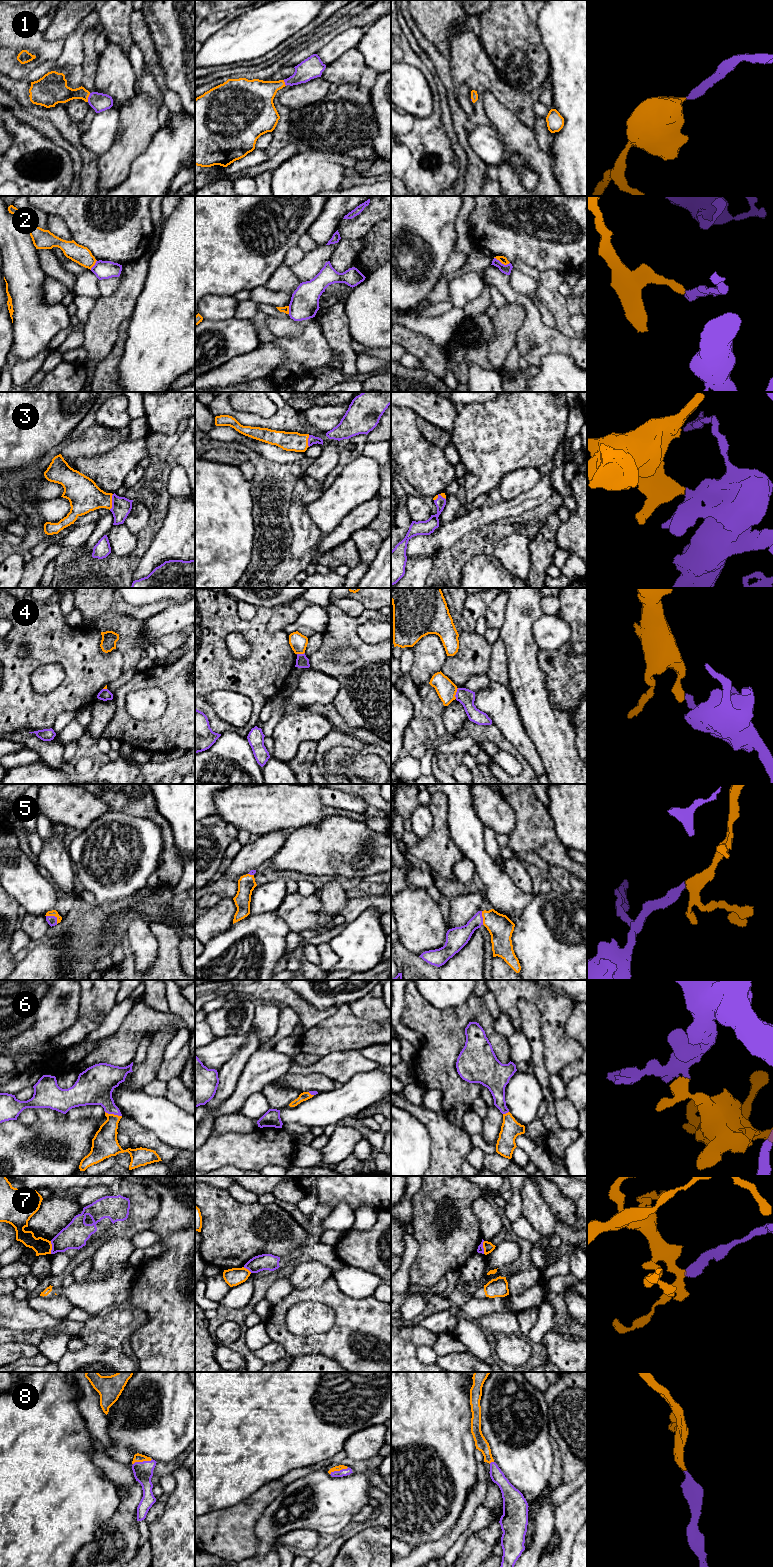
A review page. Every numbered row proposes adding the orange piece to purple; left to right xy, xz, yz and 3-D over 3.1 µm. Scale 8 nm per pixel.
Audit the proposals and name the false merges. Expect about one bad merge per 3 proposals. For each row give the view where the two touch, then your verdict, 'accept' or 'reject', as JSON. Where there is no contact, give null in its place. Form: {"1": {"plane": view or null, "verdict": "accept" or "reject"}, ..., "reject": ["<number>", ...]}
{"1": {"plane": "xy", "verdict": "accept"}, "2": {"plane": "yz", "verdict": "reject"}, "3": {"plane": "xy", "verdict": "accept"}, "4": {"plane": "yz", "verdict": "reject"}, "5": {"plane": "xy", "verdict": "accept"}, "6": {"plane": "xy", "verdict": "accept"}, "7": {"plane": "xy", "verdict": "reject"}, "8": {"plane": "xy", "verdict": "accept"}, "reject": ["2", "4", "7"]}

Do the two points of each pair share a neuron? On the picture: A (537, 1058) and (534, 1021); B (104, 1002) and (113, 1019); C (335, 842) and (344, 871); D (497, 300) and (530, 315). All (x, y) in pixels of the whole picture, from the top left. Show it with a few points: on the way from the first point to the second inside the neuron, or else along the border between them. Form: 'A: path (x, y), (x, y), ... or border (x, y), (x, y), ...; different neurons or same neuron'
A: path (537, 1049), (534, 1030); same neuron
B: border (116, 1003), (105, 1016); different neurons
C: path (342, 849), (344, 851), (344, 864); same neuron
D: border (490, 285), (493, 285), (508, 301); different neurons

